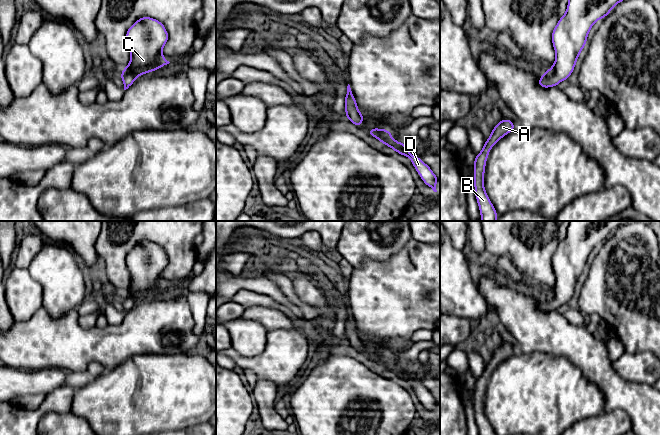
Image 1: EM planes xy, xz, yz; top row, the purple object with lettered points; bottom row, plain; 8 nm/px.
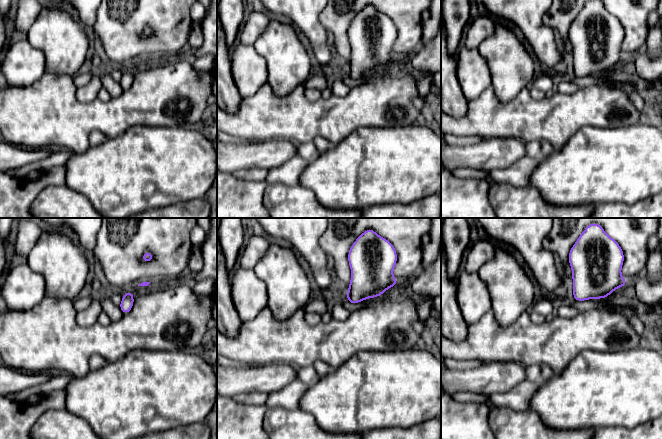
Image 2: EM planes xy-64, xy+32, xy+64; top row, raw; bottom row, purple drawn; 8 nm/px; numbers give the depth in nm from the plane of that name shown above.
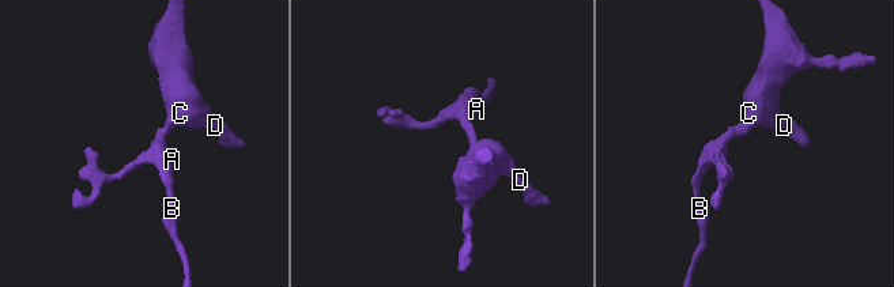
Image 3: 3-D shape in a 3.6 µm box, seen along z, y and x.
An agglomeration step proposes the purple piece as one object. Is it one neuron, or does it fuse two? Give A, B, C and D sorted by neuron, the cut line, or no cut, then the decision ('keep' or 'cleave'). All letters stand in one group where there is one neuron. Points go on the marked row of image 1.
groups A B C D; cut none; keep

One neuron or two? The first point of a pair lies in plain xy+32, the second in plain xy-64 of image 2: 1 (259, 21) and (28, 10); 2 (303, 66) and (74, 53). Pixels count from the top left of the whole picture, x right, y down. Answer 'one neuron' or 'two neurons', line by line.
1: one neuron
2: one neuron

